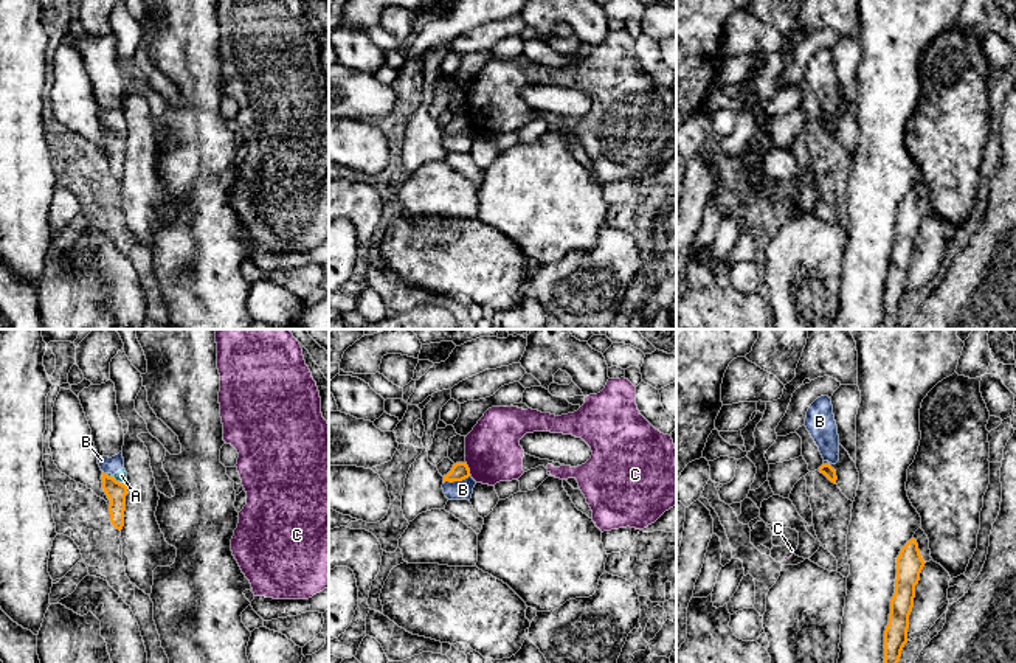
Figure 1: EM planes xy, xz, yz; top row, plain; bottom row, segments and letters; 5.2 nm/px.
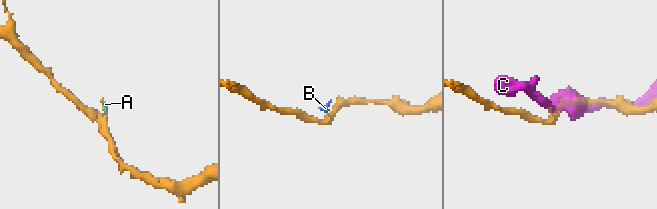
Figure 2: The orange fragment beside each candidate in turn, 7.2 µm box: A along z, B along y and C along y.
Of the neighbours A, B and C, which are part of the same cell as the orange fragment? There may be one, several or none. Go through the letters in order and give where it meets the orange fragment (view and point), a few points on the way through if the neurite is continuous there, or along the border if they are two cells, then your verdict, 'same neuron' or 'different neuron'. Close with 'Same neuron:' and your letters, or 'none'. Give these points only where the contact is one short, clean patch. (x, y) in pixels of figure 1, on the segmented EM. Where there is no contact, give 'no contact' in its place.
A: meets orange in xy at (115, 480); border along xy (106, 474), (126, 486); different neuron
B: meets orange in xz at (456, 480); border along xz (470, 475), (444, 483); different neuron
C: meets orange in xz at (467, 468); different neuron
Same neuron: none

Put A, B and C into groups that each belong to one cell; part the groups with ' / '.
A B / C

